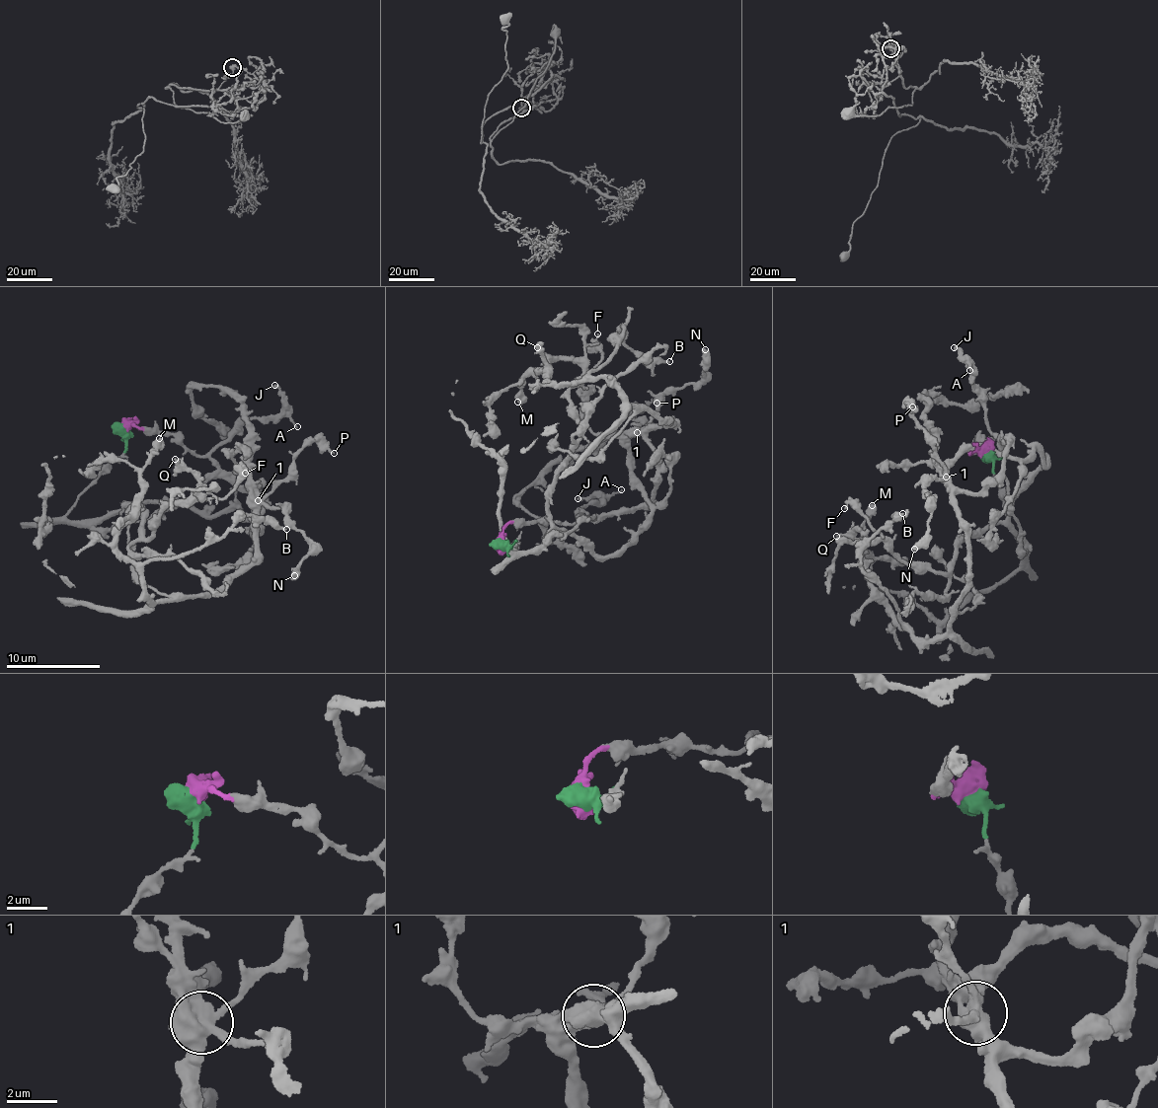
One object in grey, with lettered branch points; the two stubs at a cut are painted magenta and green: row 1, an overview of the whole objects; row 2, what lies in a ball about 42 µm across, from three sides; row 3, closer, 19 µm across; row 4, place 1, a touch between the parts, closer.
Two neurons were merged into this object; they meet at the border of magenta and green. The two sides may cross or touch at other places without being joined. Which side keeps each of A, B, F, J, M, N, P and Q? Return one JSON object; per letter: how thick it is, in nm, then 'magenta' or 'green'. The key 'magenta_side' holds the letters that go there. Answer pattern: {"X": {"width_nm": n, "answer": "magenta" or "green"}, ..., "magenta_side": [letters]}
{"A": {"width_nm": 150, "answer": "magenta"}, "B": {"width_nm": 220, "answer": "magenta"}, "F": {"width_nm": 150, "answer": "green"}, "J": {"width_nm": 260, "answer": "magenta"}, "M": {"width_nm": 400, "answer": "magenta"}, "N": {"width_nm": 550, "answer": "green"}, "P": {"width_nm": 190, "answer": "magenta"}, "Q": {"width_nm": 220, "answer": "green"}, "magenta_side": ["A", "B", "J", "M", "P"]}

